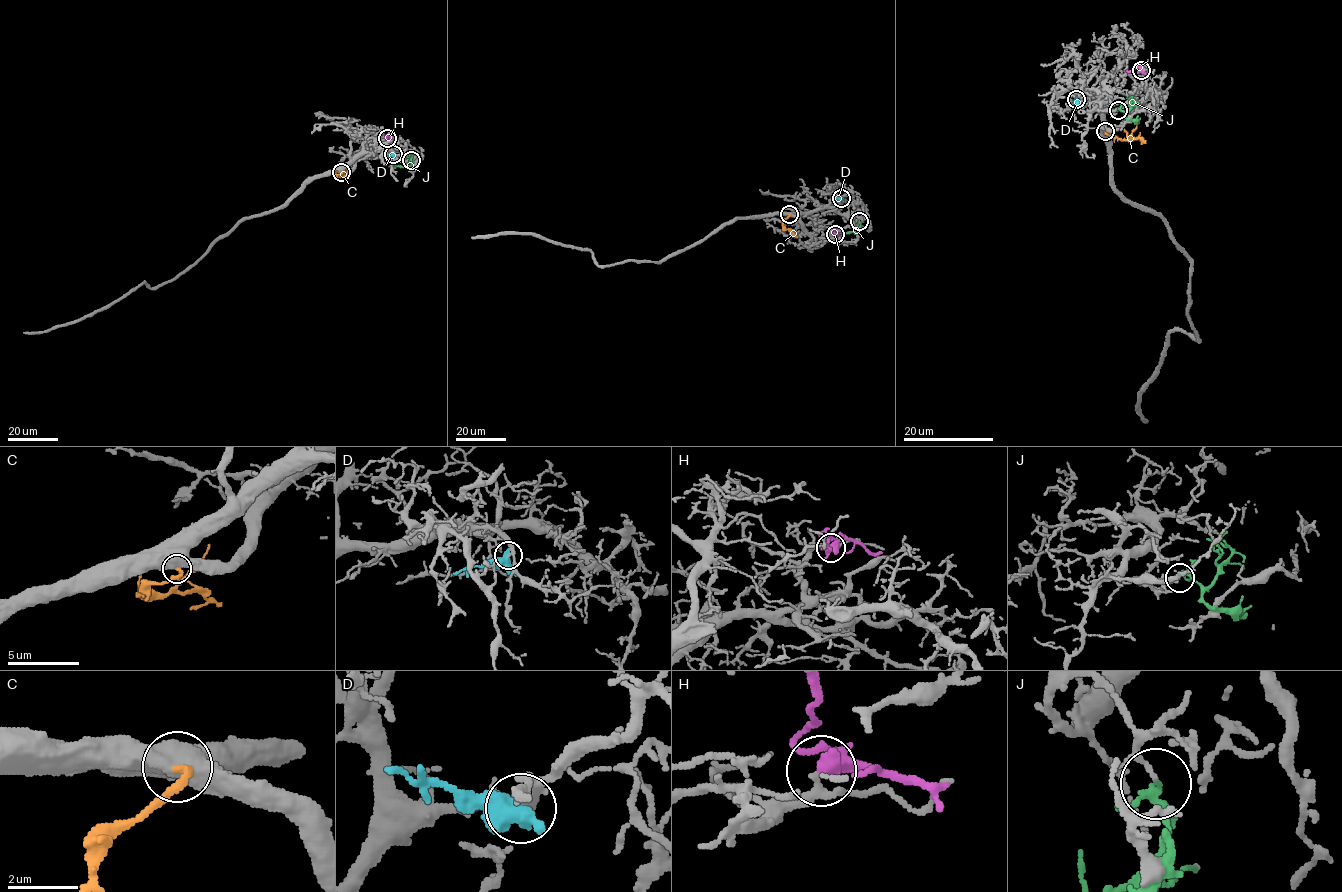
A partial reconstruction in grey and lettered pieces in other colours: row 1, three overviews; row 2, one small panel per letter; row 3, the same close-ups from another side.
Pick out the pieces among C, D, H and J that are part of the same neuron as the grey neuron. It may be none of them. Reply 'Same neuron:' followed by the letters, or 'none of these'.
Same neuron: H

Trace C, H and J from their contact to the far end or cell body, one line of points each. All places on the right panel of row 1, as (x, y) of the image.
C: (1105, 131), (1125, 139), (1139, 138), (1141, 144)
H: (1141, 71), (1136, 67), (1125, 71)
J: (1117, 110), (1121, 109), (1134, 122), (1135, 119)

